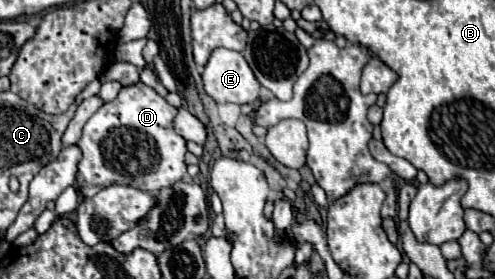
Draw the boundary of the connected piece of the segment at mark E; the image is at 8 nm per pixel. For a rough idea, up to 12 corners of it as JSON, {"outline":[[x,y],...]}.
{"outline":[[212,51],[202,73],[216,103],[254,103],[262,87],[244,55]]}

